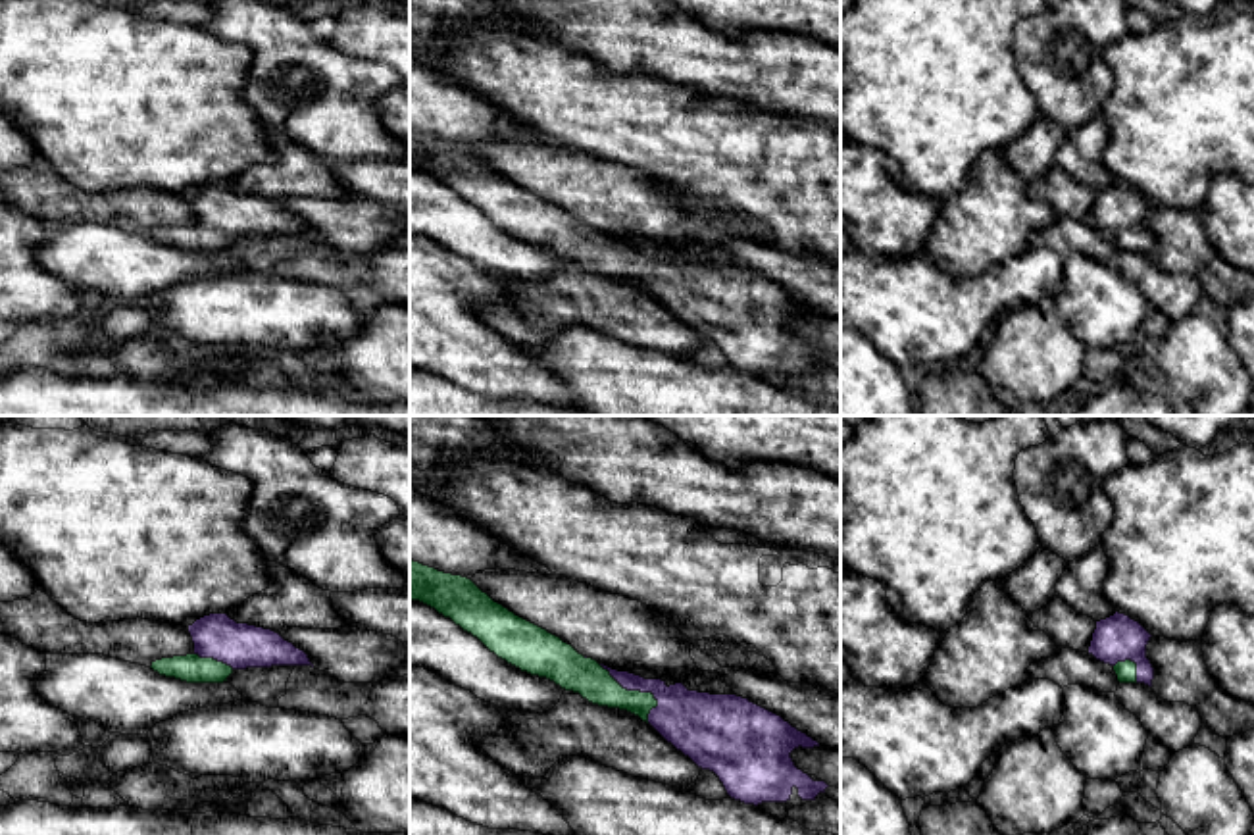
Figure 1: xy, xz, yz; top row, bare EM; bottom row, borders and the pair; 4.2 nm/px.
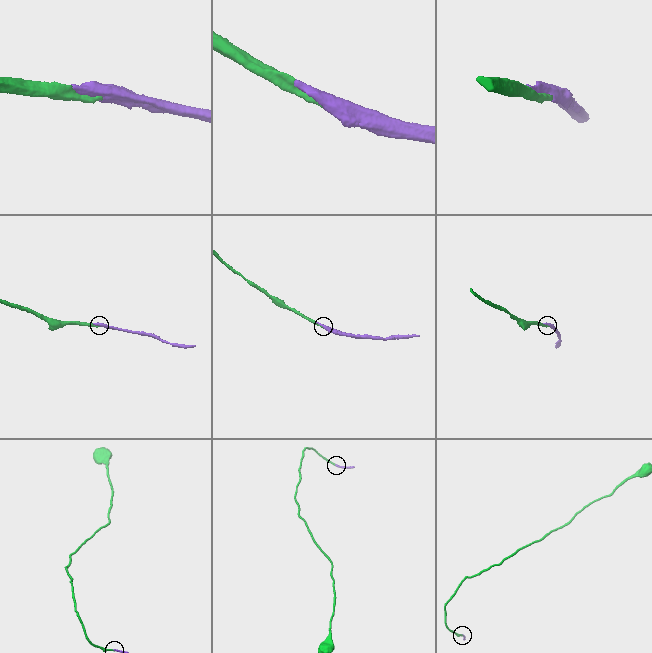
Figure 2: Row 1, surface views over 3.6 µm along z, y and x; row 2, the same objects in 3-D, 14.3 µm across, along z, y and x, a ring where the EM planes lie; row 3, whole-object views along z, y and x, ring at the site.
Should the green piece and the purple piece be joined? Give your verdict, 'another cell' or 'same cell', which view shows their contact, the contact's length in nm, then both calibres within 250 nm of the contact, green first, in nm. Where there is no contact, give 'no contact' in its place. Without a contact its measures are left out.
same cell; contact in xz; length 320 nm; calibres 160 and 240 nm

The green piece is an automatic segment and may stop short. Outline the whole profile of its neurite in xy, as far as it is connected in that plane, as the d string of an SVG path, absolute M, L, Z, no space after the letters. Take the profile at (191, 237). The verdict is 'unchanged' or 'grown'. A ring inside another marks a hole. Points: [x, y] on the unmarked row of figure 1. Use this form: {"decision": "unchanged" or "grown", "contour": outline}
{"decision": "grown", "contour": "M210 183L188 194L194 221L162 227L152 239L187 252L223 252L235 239L312 235L308 223L279 202Z"}

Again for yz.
{"decision": "grown", "contour": "M1116 181L1096 190L1089 223L1110 233L1119 252L1144 252L1152 256L1154 237L1146 227L1150 206L1139 190Z"}

